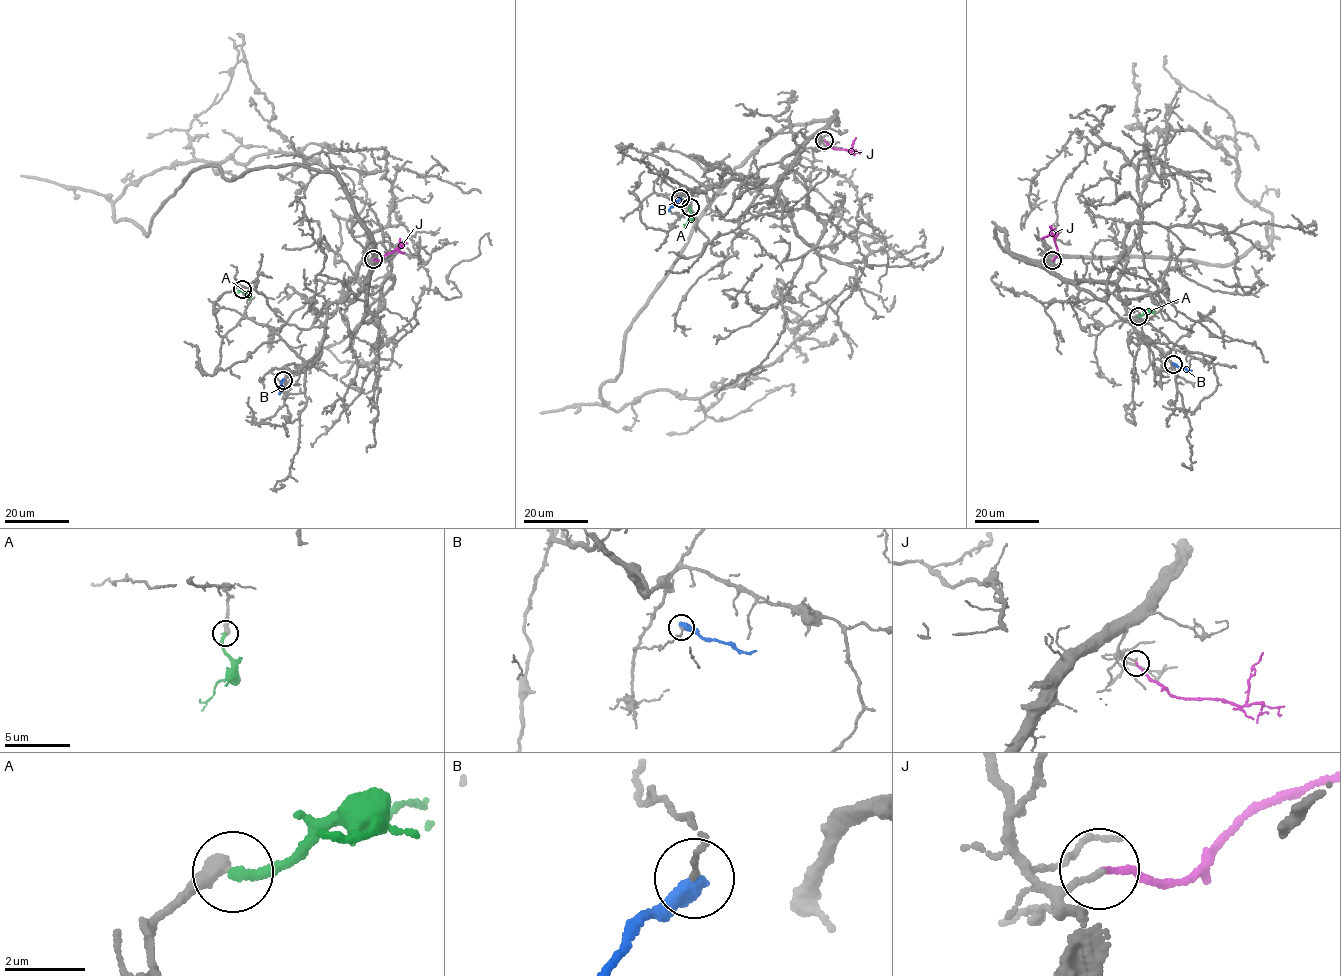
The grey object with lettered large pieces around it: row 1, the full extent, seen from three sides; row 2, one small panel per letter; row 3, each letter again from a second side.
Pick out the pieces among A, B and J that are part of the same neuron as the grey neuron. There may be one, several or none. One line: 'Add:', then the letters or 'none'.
Add: J

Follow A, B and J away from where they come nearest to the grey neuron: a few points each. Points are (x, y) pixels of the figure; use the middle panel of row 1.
A: (690, 208), (691, 214), (684, 227)
B: (680, 198), (668, 211)
J: (824, 140), (834, 148), (850, 151), (856, 137)

